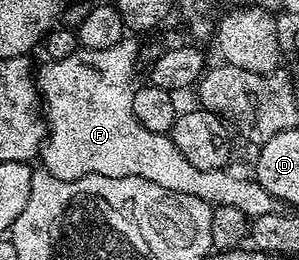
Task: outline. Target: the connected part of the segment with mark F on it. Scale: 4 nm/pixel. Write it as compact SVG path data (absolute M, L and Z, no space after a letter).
M123 39L105 51L79 47L68 58L47 60L46 66L37 70L36 84L47 128L40 150L41 168L65 181L88 175L148 179L174 193L196 195L212 207L236 207L249 219L279 212L279 201L258 181L249 176L233 177L229 168L200 171L180 155L180 147L169 135L140 127L136 115L132 115L138 45L130 40L134 39Z

